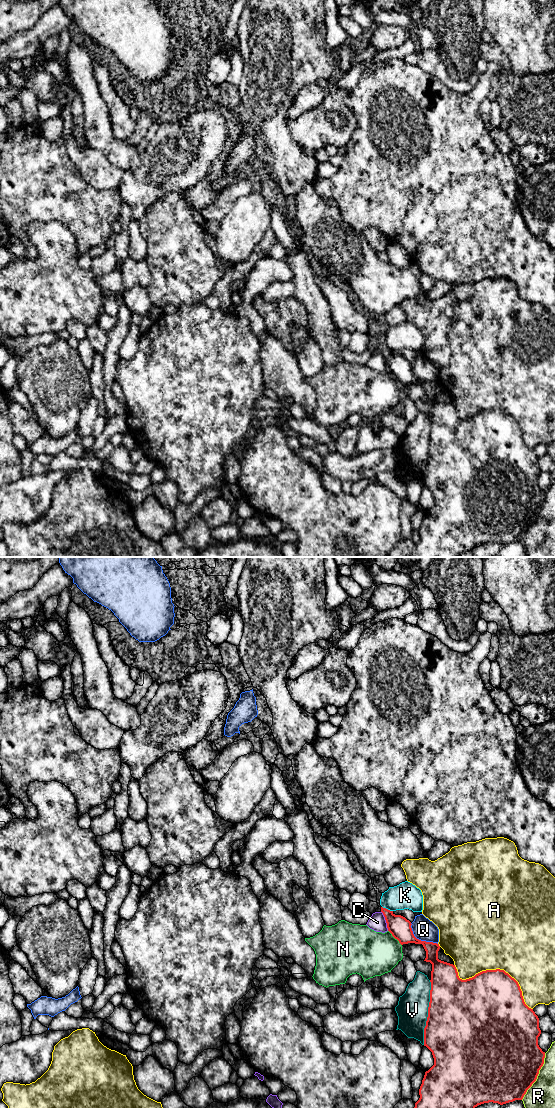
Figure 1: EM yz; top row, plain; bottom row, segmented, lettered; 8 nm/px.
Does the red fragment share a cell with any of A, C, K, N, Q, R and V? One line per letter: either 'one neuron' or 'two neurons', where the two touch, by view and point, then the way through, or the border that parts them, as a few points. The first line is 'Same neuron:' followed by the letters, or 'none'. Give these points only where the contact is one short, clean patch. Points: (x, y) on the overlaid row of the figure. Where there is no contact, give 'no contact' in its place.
Same neuron: none
A: two neurons | yz (496, 969)
C: two neurons | yz (386, 921) | along yz (381, 911), (388, 930)
K: two neurons | yz (387, 909) | along yz (382, 906), (392, 911)
N: two neurons | yz (395, 938)
Q: two neurons | yz (420, 940)
R: two neurons | yz (537, 1075)
V: two neurons | yz (428, 1012)

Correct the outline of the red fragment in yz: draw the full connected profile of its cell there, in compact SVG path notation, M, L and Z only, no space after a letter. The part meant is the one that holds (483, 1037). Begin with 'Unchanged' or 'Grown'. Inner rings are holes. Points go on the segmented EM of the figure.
Unchanged. M381 907L388 931L401 945L422 944L426 951L424 961L432 964L430 1002L424 1028L424 1046L433 1055L434 1065L425 1072L419 1089L419 1100L414 1108L475 1108L484 1103L500 1105L522 1100L536 1081L544 1064L545 1052L538 1045L541 1034L539 1018L523 999L518 982L504 970L486 970L462 980L455 965L438 959L439 944L417 939L411 922L393 911Z

